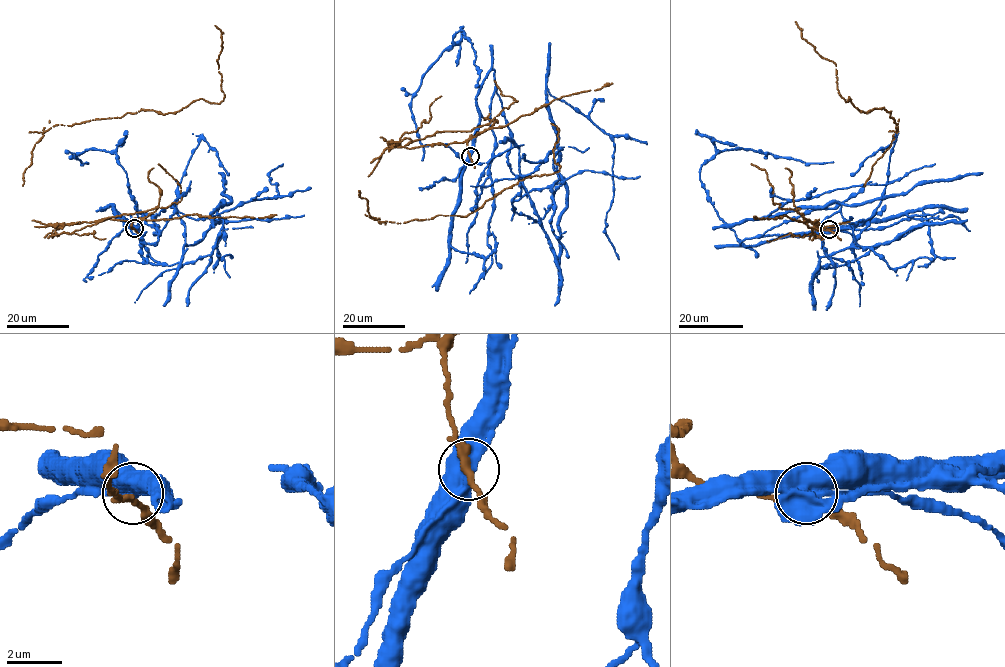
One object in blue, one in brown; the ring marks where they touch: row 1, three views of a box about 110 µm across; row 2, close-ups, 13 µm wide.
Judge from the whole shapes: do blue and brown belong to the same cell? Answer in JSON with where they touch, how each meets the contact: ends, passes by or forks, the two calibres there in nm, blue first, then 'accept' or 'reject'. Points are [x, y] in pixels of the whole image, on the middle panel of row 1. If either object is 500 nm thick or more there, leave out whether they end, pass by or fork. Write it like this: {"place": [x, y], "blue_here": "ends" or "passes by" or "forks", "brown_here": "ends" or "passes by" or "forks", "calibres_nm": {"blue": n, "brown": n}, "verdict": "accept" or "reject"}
{"place": [470, 156], "calibres_nm": {"blue": 650, "brown": 280}, "verdict": "reject"}

